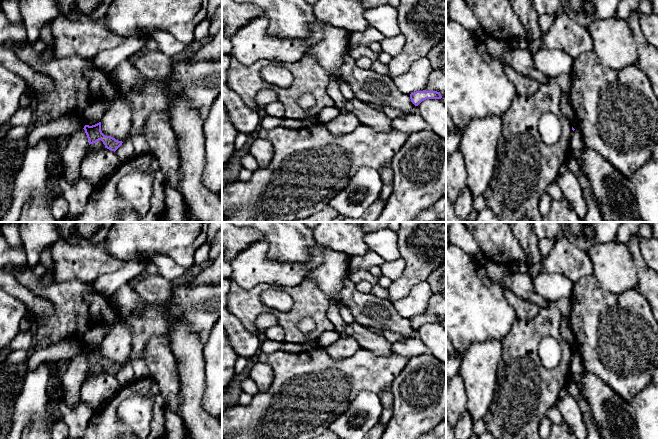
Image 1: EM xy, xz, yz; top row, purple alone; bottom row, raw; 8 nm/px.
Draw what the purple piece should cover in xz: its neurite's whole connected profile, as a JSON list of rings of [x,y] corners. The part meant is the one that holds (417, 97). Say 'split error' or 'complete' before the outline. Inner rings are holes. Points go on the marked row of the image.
complete; [[[416,91],[414,93],[410,94],[410,99],[411,102],[415,105],[418,106],[422,101],[426,99],[441,99],[442,96],[440,92],[437,91]]]

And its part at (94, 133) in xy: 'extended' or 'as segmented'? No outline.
as segmented

